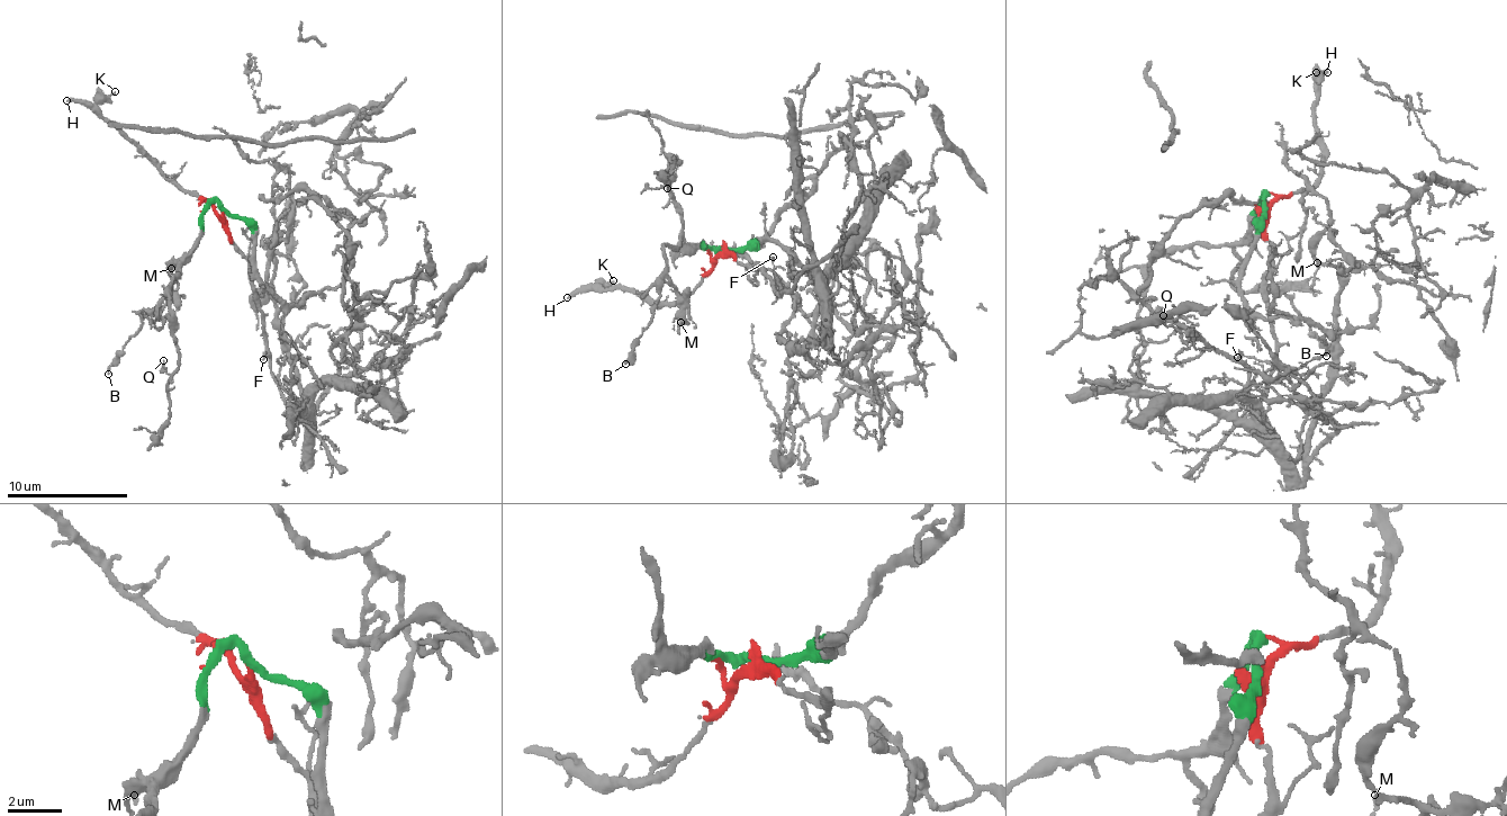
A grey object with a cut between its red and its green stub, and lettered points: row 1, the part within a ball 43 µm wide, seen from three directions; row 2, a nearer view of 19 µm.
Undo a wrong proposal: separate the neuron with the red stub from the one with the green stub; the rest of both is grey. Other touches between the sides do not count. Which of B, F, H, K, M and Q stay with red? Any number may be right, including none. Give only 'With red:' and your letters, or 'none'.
With red: F, H, K

